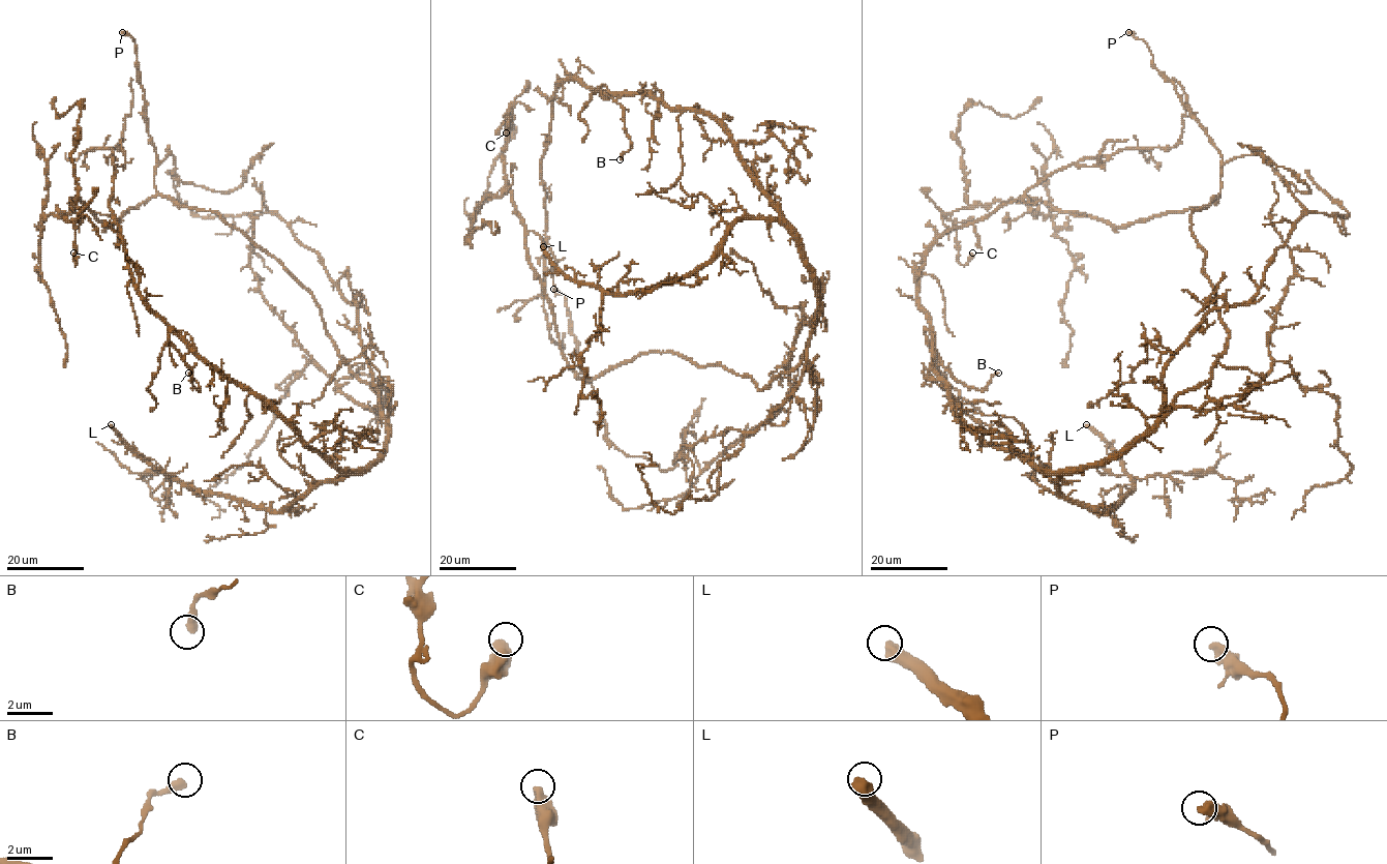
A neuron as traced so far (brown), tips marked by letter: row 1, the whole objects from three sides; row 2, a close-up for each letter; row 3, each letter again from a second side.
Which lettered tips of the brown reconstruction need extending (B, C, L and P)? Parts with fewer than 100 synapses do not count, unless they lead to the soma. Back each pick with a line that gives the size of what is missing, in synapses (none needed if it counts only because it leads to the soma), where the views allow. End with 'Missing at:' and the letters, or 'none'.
L: Roughly 150 synapses
Missing at: L

